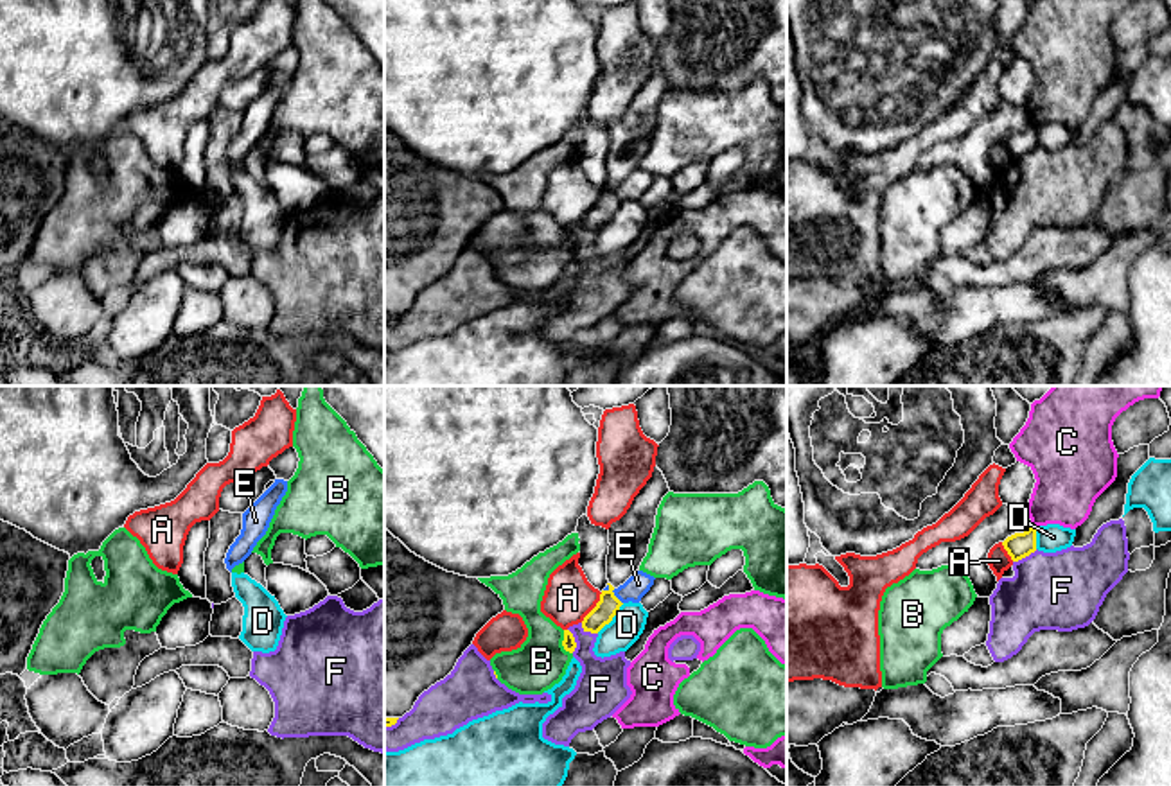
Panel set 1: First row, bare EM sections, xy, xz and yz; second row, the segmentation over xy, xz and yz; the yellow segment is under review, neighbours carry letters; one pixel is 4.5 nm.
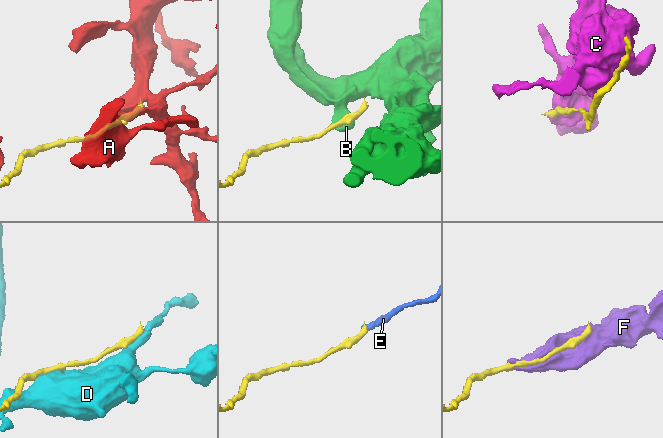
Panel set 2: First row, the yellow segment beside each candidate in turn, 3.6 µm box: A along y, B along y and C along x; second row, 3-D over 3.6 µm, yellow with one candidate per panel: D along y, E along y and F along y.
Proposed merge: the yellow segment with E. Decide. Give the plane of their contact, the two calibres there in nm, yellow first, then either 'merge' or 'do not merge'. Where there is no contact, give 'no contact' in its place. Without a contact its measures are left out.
contact in xz; calibres 100 and 100 nm; do not merge

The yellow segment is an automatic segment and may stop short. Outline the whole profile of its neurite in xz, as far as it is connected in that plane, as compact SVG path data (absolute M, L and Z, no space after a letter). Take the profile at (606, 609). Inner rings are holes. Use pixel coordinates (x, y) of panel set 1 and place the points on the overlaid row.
M654 467L652 477L634 497L627 513L609 528L607 580L609 589L602 590L596 607L584 617L584 632L598 633L612 621L623 605L614 589L623 585L648 553L656 528L656 515L663 497L670 492L663 472Z

